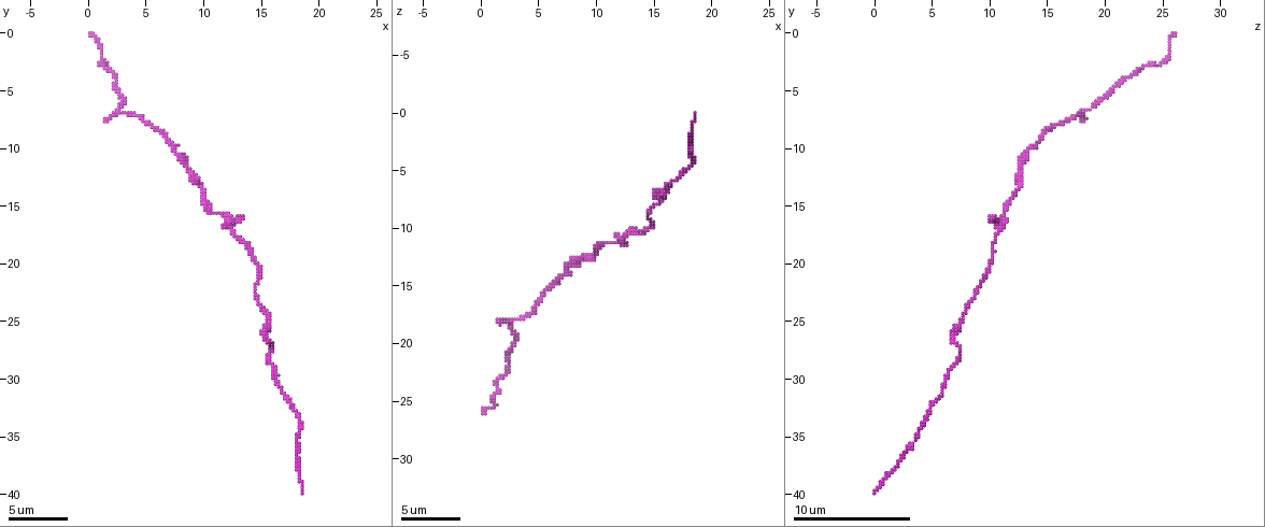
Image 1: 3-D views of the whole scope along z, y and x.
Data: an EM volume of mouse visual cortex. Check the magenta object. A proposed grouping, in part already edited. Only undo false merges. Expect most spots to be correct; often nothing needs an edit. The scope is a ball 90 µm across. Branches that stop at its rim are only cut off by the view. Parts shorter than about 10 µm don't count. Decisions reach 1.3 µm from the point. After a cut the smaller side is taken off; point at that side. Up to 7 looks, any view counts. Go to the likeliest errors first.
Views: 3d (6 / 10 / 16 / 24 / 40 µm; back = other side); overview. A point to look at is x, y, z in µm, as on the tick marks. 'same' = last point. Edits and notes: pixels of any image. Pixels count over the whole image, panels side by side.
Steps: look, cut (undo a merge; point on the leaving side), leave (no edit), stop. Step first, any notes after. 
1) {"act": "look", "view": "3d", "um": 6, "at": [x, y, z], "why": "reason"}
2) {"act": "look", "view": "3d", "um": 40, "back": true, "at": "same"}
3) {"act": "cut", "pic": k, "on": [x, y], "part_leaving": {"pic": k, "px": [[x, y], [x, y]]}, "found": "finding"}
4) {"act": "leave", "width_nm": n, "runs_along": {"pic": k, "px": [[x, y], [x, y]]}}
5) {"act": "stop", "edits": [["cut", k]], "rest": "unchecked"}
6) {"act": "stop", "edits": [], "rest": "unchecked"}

{"act": "look", "view": "3d", "um": 10, "at": [12.2, 16.8, 11.0], "why": "two arms in line, one across"}

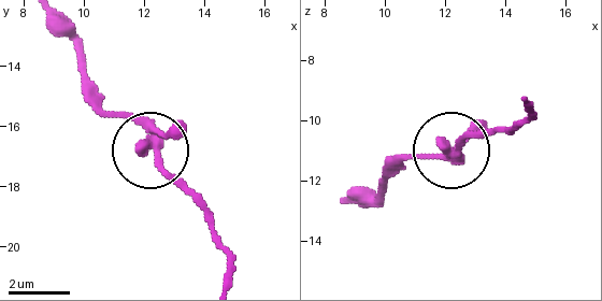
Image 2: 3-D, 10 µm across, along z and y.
{"act": "look", "view": "3d", "um": 6, "at": [12.4, 16.8, 10.9]}

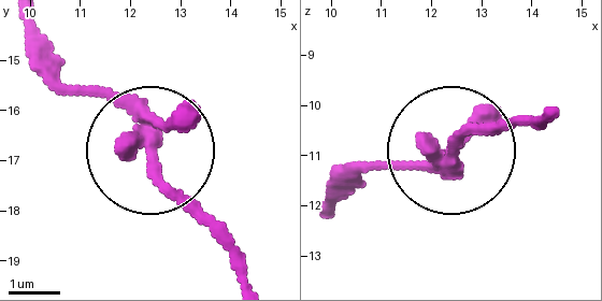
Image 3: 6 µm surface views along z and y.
{"act": "leave", "width_nm": 250, "found": "all the same cell"}

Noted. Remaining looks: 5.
{"act": "look", "view": "3d", "um": 10, "at": [3.4, 6.8, 17.8], "why": "a narrow waist"}

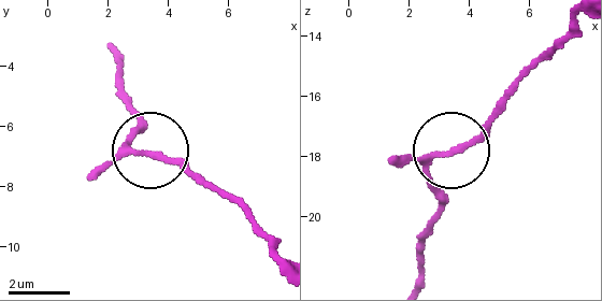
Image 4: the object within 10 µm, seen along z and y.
{"act": "look", "view": "3d", "um": 6, "at": [3.3, 6.9, 17.8]}

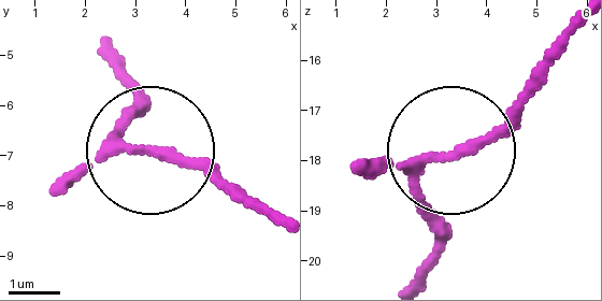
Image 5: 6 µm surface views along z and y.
{"act": "leave", "arms": 3, "runs_along": {"pic": 5, "px": [[273, 215], [184, 159], [124, 142], [124, 65]]}, "found": "continuous, no second cell"}

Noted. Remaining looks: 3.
{"act": "look", "view": "3d", "um": 10, "at": [15.4, 24.6, 7.6], "why": "calibre changes"}

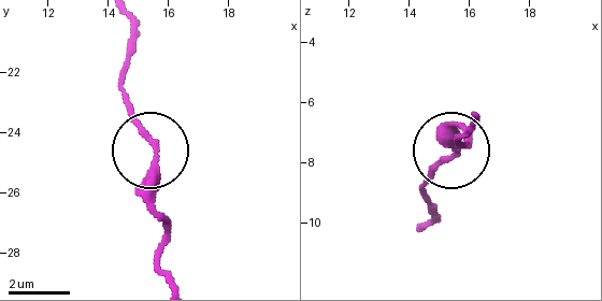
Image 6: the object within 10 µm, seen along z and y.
{"act": "leave", "width_nm": 210, "runs_along": {"pic": 6, "px": [[127, 18], [122, 96], [153, 157], [153, 216]]}, "found": "all the same cell"}

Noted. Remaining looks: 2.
{"act": "stop", "edits": [], "rest": "unchecked"}

